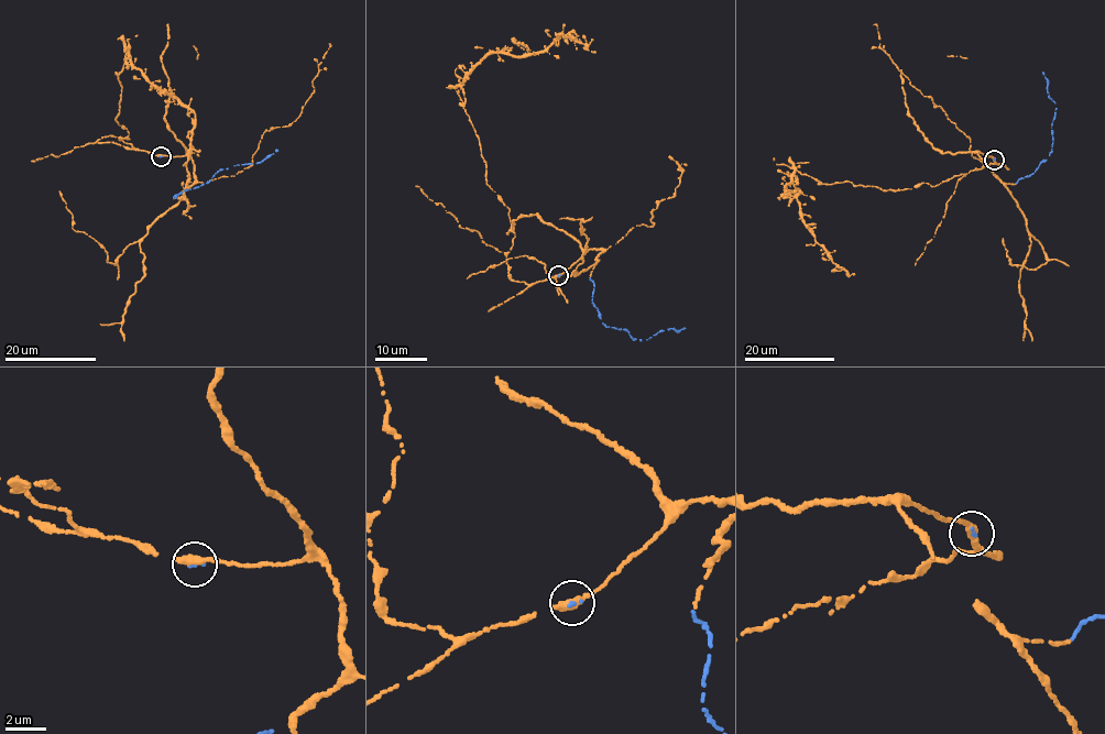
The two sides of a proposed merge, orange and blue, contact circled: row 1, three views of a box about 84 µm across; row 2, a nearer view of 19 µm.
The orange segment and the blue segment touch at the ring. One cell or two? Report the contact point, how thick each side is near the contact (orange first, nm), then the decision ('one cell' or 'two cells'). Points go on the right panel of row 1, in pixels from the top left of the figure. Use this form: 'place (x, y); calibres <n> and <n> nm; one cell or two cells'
place (994, 160); calibres 500 and 160 nm; one cell

